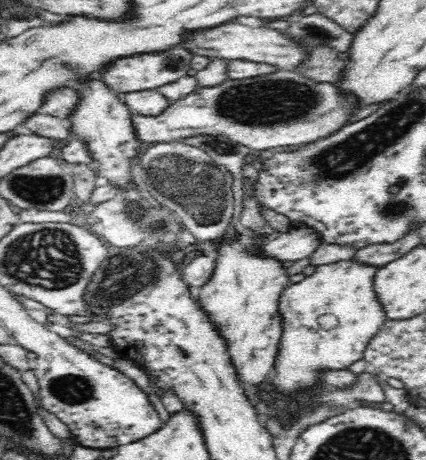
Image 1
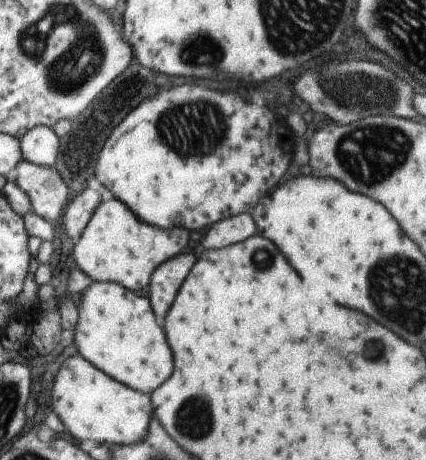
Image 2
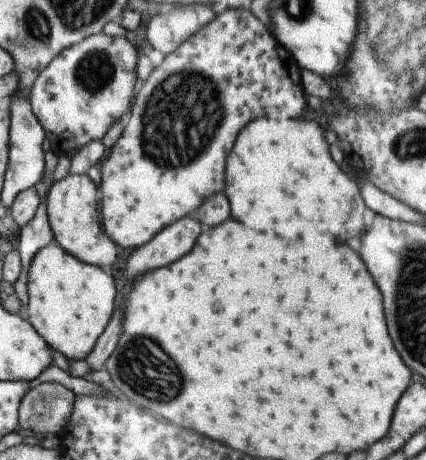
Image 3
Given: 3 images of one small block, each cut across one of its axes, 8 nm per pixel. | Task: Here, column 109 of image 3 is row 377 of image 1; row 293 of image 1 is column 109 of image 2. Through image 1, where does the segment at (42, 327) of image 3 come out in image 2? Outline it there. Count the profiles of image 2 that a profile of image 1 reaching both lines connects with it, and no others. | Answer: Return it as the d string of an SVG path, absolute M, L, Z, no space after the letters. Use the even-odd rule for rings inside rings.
M93 282L87 290L83 290L77 312L79 320L67 342L75 342L79 354L95 368L143 394L155 392L155 388L171 374L171 350L161 326L155 322L147 298L127 292L119 284Z

